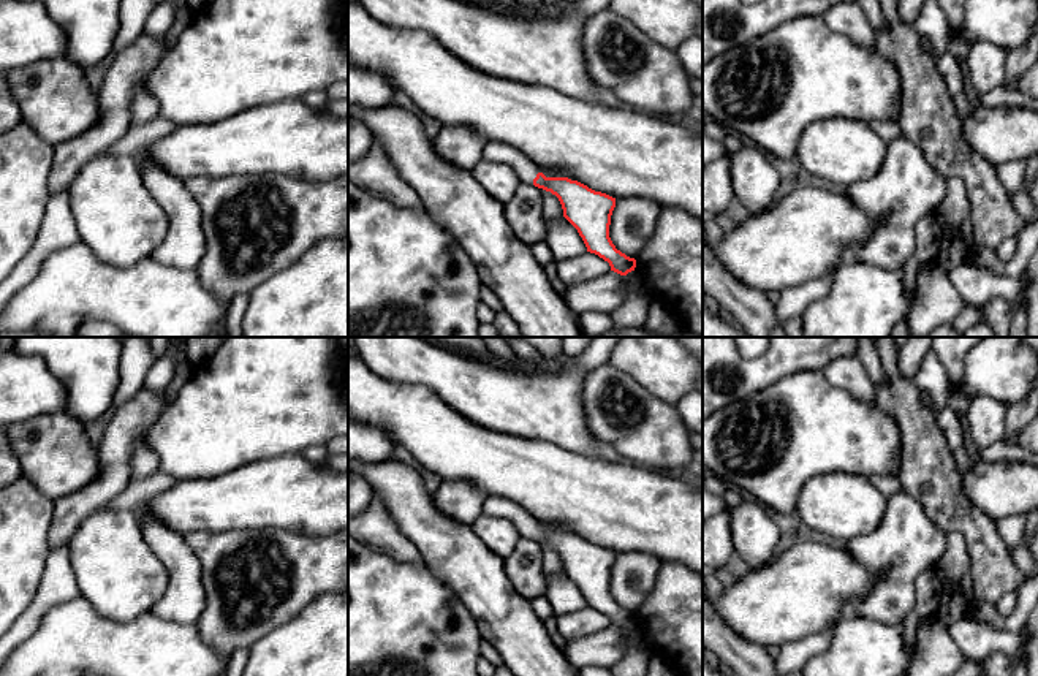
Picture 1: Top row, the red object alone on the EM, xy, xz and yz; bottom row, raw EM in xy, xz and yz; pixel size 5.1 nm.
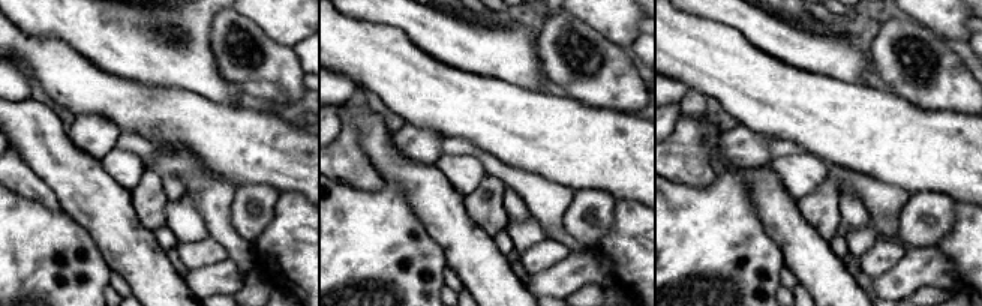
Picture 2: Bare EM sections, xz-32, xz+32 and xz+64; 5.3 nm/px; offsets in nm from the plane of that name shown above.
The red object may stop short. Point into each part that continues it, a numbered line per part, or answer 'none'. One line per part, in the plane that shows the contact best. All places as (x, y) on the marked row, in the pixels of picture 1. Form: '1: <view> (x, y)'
1: xz (526, 168)

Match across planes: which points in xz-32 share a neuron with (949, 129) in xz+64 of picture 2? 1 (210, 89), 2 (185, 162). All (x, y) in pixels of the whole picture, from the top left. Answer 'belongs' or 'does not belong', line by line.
1: does not belong
2: does not belong

